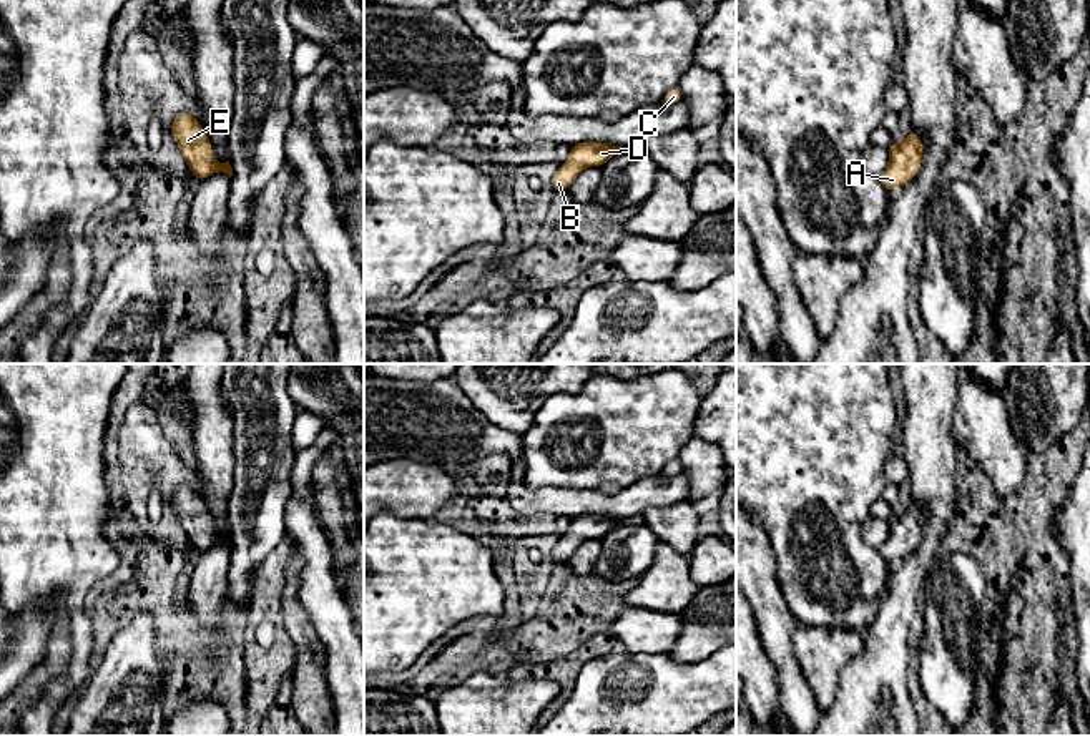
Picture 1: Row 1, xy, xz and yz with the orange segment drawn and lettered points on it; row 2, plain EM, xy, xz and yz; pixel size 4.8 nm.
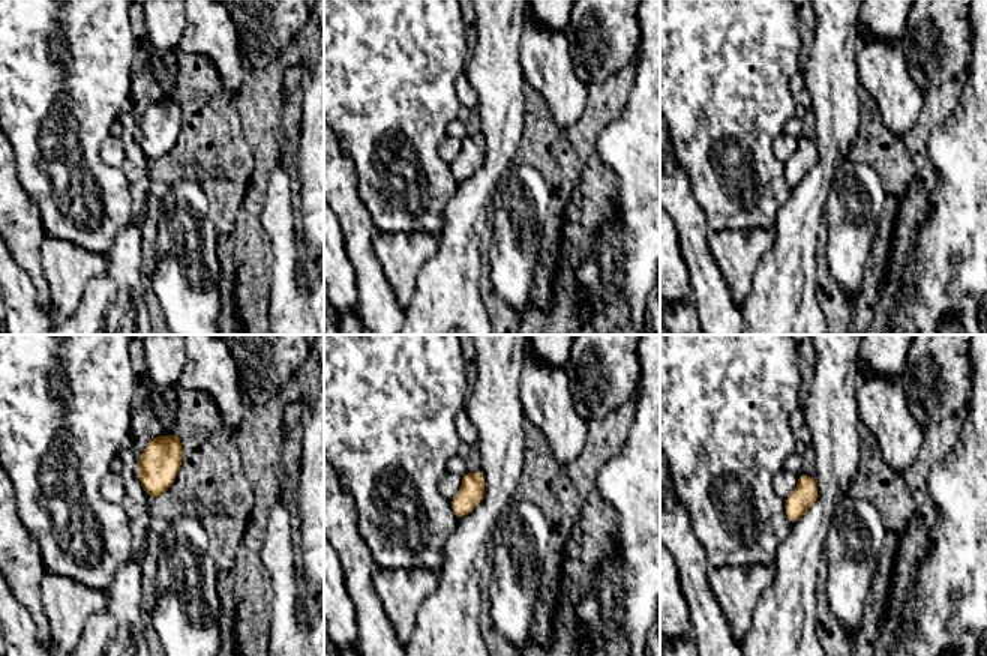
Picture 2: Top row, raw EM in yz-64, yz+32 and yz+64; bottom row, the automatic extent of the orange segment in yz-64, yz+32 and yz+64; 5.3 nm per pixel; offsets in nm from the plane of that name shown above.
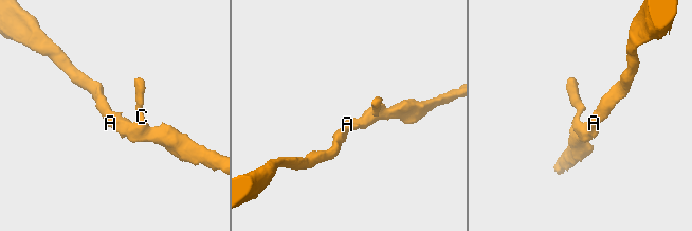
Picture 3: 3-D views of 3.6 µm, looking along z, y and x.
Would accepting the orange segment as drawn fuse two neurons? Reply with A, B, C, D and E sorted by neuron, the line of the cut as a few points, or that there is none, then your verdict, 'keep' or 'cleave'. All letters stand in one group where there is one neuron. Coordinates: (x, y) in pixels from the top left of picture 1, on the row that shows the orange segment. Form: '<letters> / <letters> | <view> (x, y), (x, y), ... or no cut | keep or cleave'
A B C D E | no cut | keep

